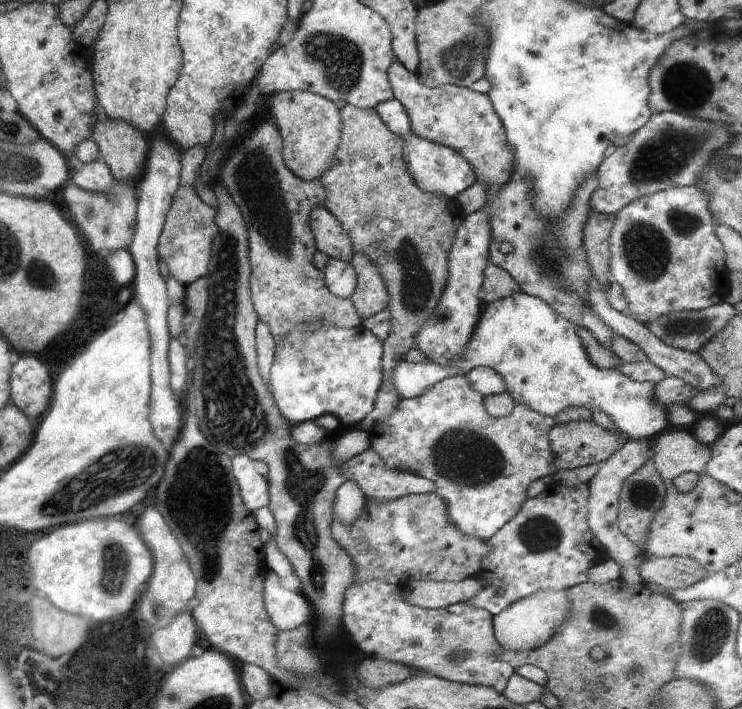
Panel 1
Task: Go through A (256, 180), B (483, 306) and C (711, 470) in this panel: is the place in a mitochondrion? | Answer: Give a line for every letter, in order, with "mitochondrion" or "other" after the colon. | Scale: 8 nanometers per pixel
A: mitochondrion
B: other
C: other

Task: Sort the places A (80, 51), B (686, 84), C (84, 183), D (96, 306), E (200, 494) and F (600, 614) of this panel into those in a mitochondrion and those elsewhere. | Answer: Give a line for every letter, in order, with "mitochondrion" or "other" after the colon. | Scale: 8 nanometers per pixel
A: other
B: mitochondrion
C: other
D: mitochondrion
E: mitochondrion
F: mitochondrion

